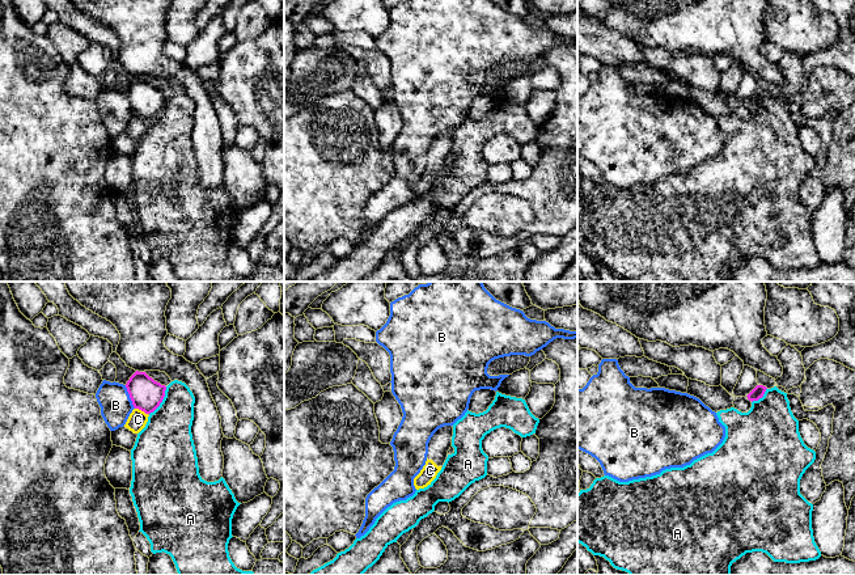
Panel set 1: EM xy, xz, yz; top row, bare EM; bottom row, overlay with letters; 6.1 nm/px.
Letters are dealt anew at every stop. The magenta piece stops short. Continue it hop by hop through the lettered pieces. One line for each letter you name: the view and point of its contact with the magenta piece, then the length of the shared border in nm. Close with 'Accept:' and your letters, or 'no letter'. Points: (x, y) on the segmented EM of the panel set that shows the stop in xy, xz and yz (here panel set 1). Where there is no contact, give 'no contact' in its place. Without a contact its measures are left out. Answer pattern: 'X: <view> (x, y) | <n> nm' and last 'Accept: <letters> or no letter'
Accept: no letter

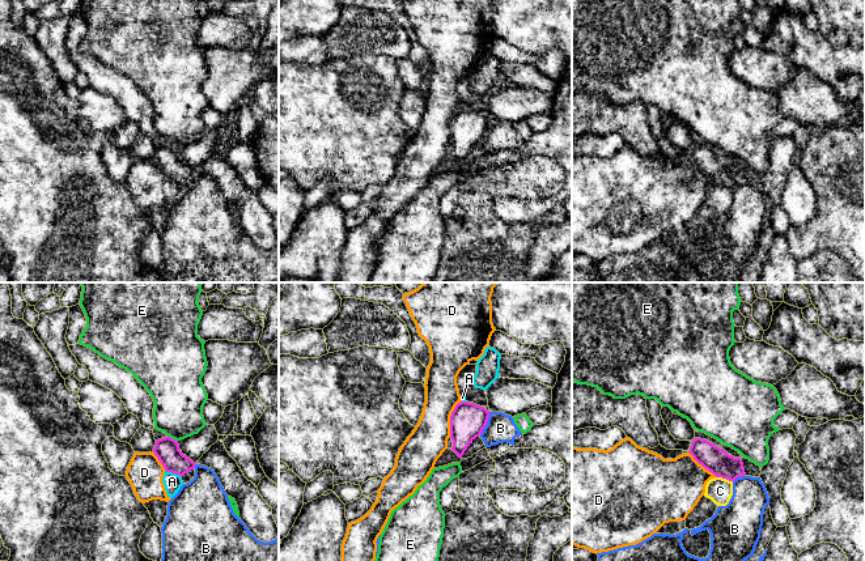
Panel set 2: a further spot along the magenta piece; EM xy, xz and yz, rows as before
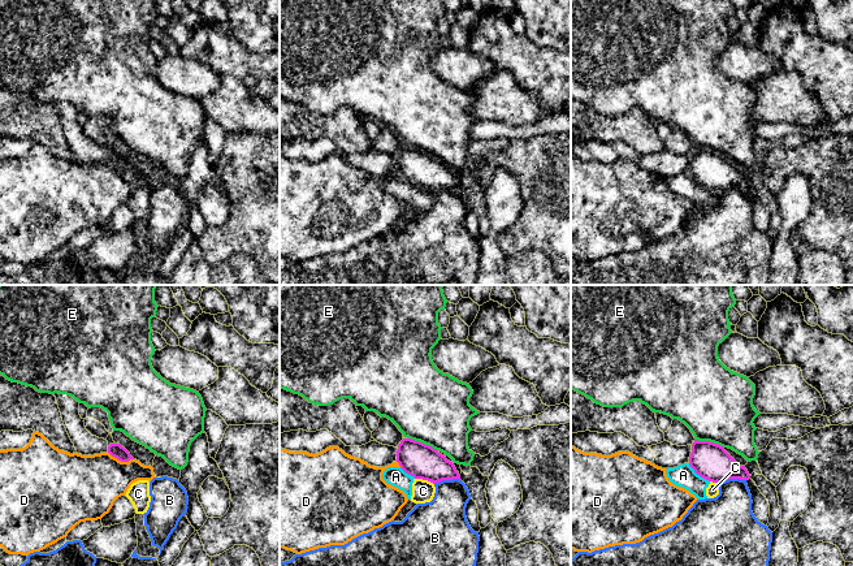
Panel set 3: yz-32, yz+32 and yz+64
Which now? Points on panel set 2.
Accept: no letter

